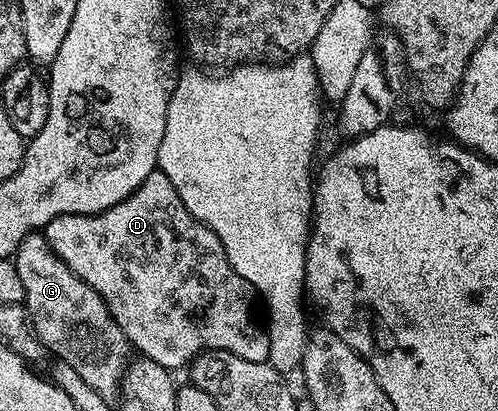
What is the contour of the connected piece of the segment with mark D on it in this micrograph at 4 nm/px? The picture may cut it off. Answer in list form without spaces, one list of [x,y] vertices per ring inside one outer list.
[[[158,169],[151,171],[149,177],[145,177],[145,181],[141,181],[141,185],[131,195],[109,209],[98,211],[95,215],[59,215],[56,219],[50,219],[46,225],[45,234],[47,243],[57,253],[57,257],[61,257],[61,261],[65,261],[65,265],[69,265],[69,269],[73,269],[73,273],[77,273],[77,277],[81,277],[81,281],[88,283],[103,298],[113,321],[117,321],[121,333],[125,333],[128,344],[134,350],[136,347],[139,350],[136,352],[142,358],[157,361],[157,365],[168,369],[186,368],[196,355],[201,355],[204,351],[228,351],[237,357],[245,357],[245,361],[267,362],[269,337],[261,326],[260,320],[259,323],[255,320],[255,303],[257,307],[255,288],[248,285],[245,277],[241,277],[237,273],[237,269],[233,269],[233,265],[229,265],[229,257],[225,257],[225,249],[221,245],[217,233],[213,233],[213,229],[209,229],[201,221],[197,221],[189,213],[189,209],[185,209],[177,189],[173,189],[173,181],[169,181],[169,177],[165,177],[163,171]]]

